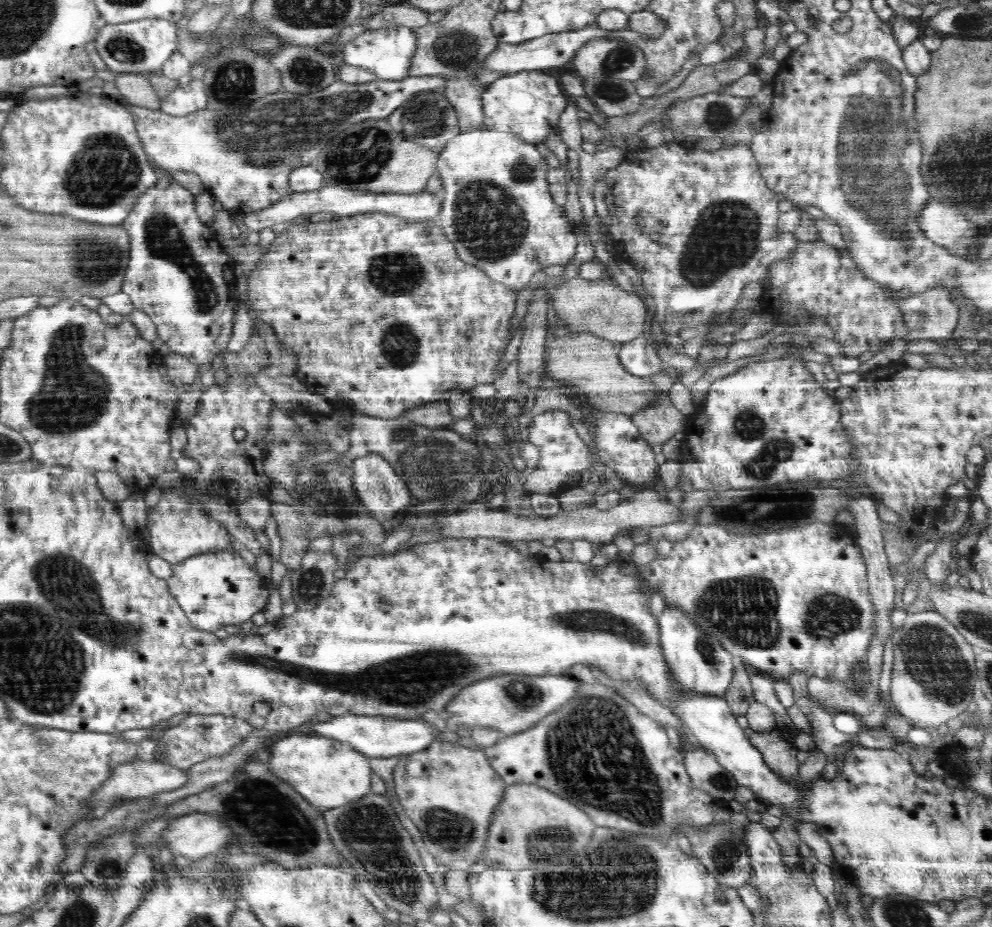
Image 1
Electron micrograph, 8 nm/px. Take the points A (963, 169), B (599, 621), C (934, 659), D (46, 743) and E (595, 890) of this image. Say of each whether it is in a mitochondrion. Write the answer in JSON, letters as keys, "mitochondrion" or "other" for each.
{"A":"mitochondrion","B":"mitochondrion","C":"mitochondrion","D":"mitochondrion","E":"mitochondrion"}

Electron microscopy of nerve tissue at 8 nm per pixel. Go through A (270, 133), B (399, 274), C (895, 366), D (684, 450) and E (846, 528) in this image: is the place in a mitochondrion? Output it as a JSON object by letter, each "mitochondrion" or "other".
{"A":"mitochondrion","B":"mitochondrion","C":"other","D":"other","E":"other"}

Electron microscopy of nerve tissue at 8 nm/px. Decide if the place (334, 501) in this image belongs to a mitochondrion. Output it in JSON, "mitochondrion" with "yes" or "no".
{"mitochondrion":"yes"}

